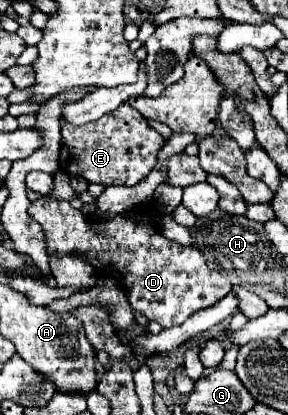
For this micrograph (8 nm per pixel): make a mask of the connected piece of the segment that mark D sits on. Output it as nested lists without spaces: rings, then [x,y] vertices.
[[[46,196],[32,202],[28,214],[42,226],[48,254],[82,256],[98,274],[114,278],[120,286],[124,286],[132,308],[148,320],[158,322],[162,328],[182,324],[188,316],[214,306],[232,290],[232,284],[222,274],[206,266],[198,248],[172,242],[164,238],[156,226],[138,222],[142,216],[140,208],[126,210],[124,214],[102,222],[84,218],[84,214],[72,208],[66,200]]]

